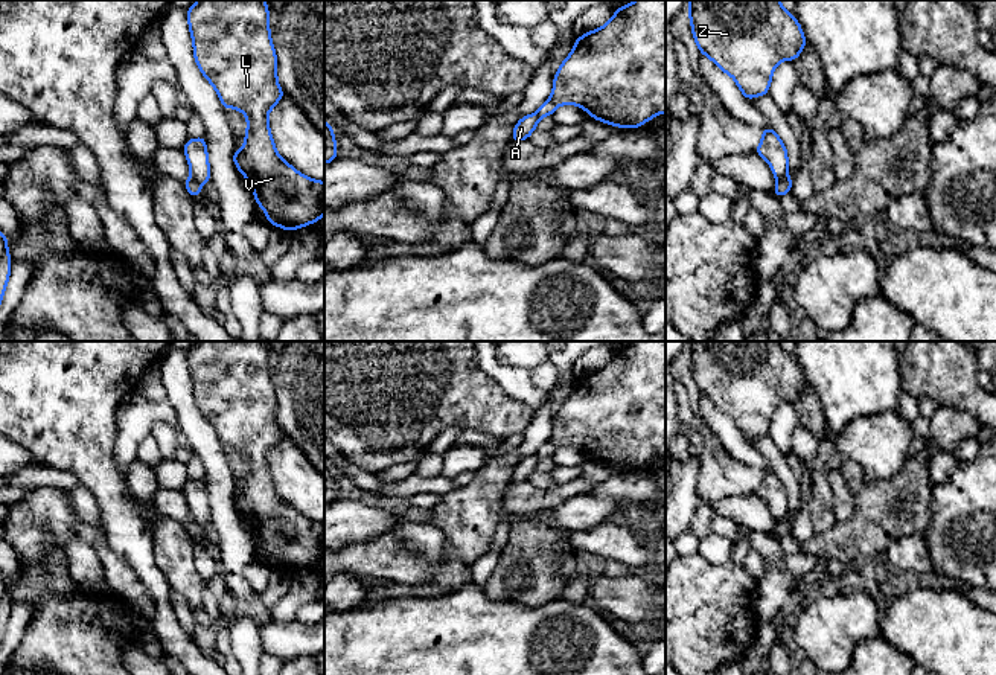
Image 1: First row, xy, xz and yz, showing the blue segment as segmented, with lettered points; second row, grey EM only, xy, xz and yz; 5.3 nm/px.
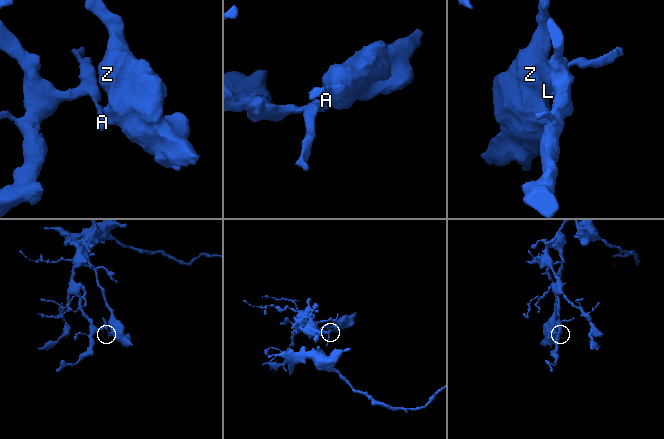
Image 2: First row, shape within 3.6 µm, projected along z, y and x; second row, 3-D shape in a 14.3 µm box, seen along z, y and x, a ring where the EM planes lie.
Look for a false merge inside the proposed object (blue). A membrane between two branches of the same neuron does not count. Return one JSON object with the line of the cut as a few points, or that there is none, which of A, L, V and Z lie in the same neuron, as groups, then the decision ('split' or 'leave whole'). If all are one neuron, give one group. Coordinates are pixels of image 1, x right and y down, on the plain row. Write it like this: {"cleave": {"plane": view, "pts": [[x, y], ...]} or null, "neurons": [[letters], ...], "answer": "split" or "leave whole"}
{"cleave": {"plane": "yz", "pts": [[786, 512], [777, 523]]}, "neurons": [["A"], ["L", "V", "Z"]], "answer": "split"}

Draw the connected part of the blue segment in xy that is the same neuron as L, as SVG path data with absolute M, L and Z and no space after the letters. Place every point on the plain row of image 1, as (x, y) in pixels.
M198 341L187 350L187 364L195 404L216 431L222 449L235 449L247 457L244 489L233 492L233 503L250 523L256 544L268 556L265 562L291 574L318 564L324 556L324 523L303 517L277 495L268 454L285 436L277 424L268 355L265 341Z

